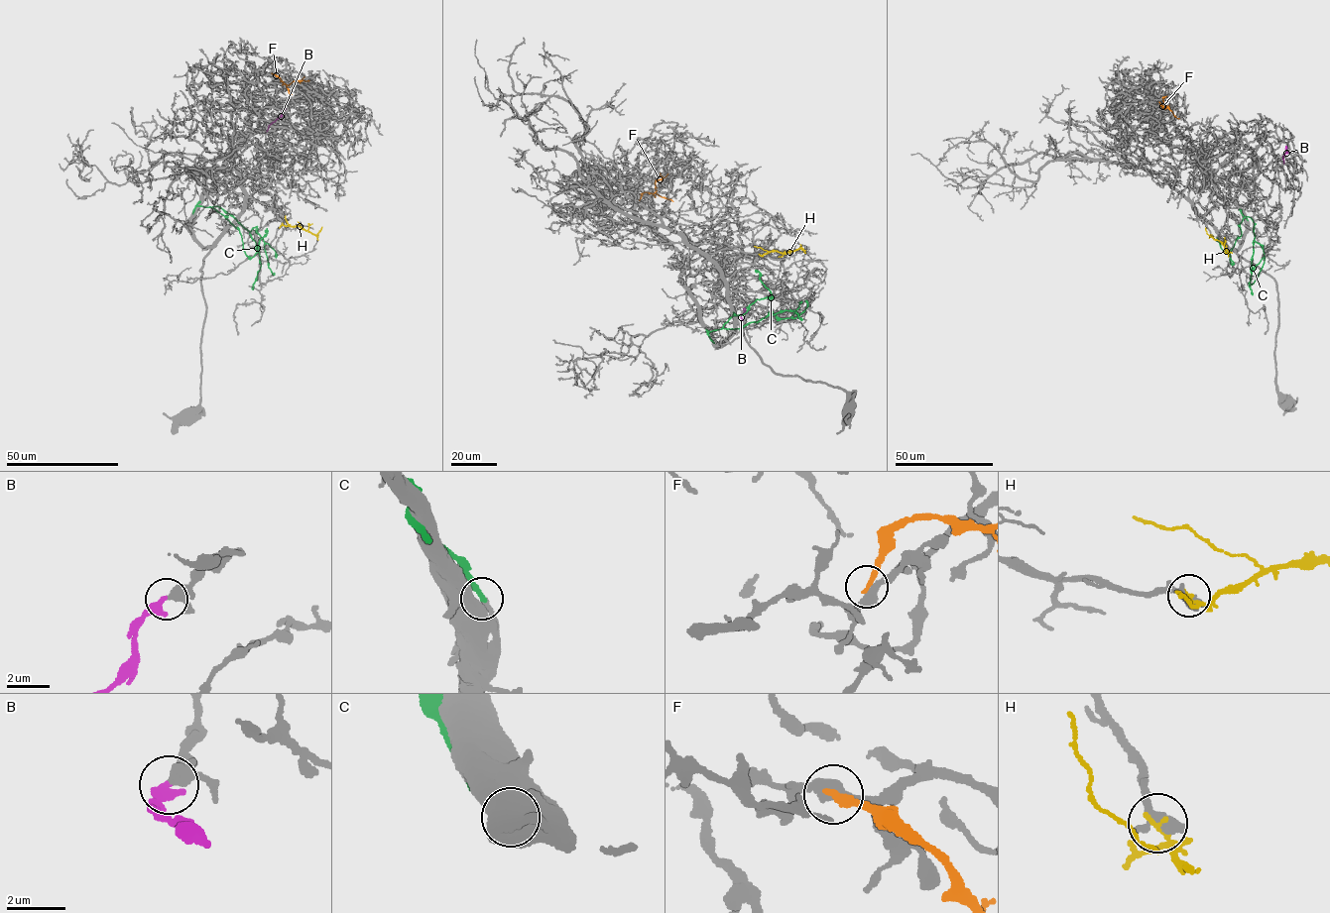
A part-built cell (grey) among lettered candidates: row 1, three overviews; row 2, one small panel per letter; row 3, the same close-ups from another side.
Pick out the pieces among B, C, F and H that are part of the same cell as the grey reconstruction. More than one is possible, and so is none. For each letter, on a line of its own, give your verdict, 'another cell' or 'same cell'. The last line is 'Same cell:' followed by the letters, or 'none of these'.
B: same cell
C: another cell
F: another cell
H: another cell
Same cell: B

